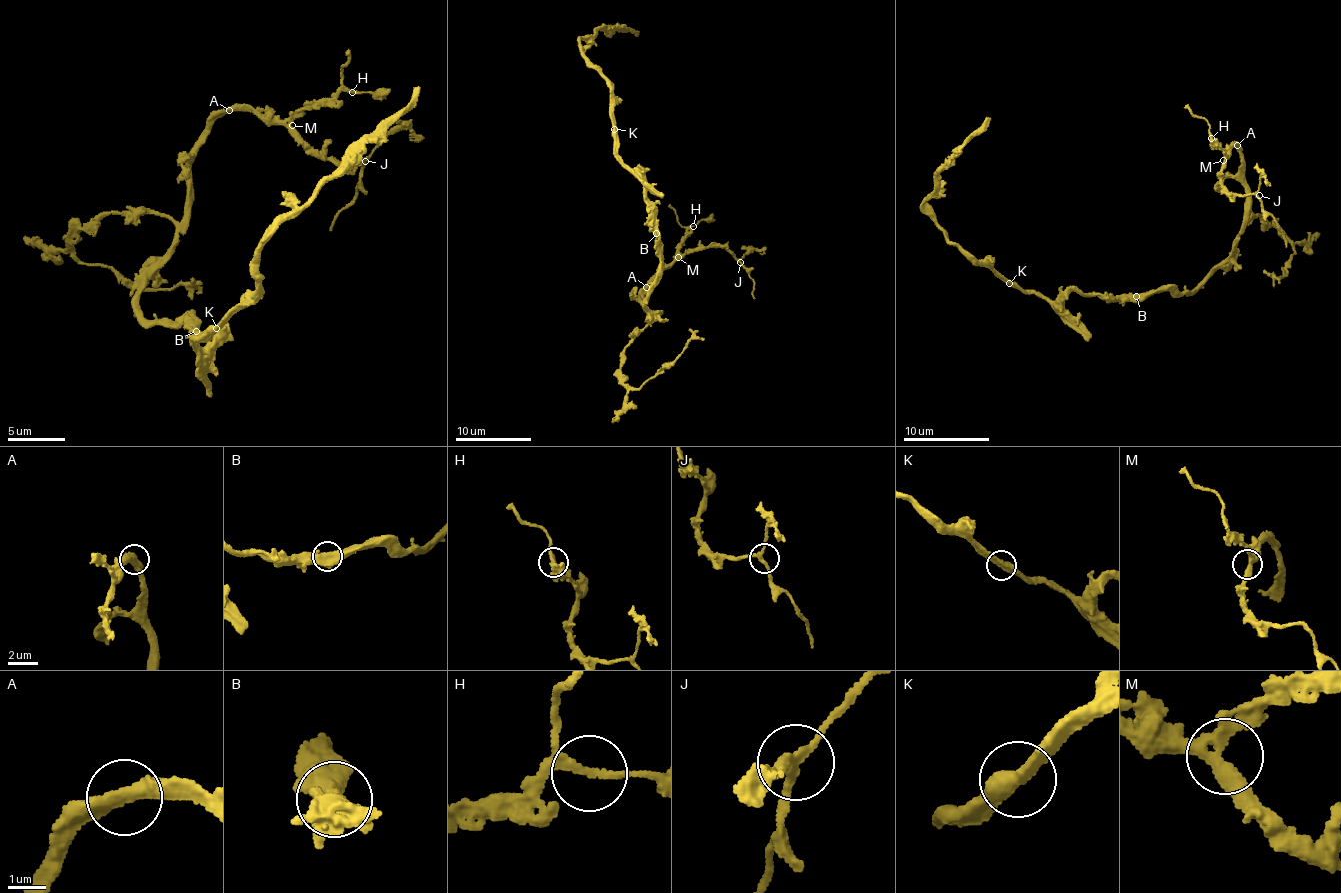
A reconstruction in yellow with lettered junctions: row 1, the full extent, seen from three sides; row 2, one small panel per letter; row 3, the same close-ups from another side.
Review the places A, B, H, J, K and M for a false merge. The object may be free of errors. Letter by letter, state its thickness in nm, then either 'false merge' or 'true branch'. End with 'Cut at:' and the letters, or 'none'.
A: calibre 400 nm; true branch
B: calibre 440 nm; true branch
H: calibre 150 nm; true branch
J: calibre 200 nm; true branch
K: calibre 460 nm; true branch
M: calibre 340 nm; true branch
Cut at: none

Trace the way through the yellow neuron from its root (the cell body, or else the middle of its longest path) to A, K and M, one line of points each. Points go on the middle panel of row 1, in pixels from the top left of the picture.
A: (658, 238), (660, 279), (645, 302), (650, 312), (657, 314), (659, 311), (644, 310), (641, 300), (647, 287)
K: (658, 238), (654, 225), (654, 203), (646, 195), (646, 180), (642, 171), (631, 169), (617, 154), (615, 128)
M: (658, 238), (660, 279), (645, 302), (652, 314), (659, 311), (644, 310), (641, 300), (648, 285), (678, 257)

